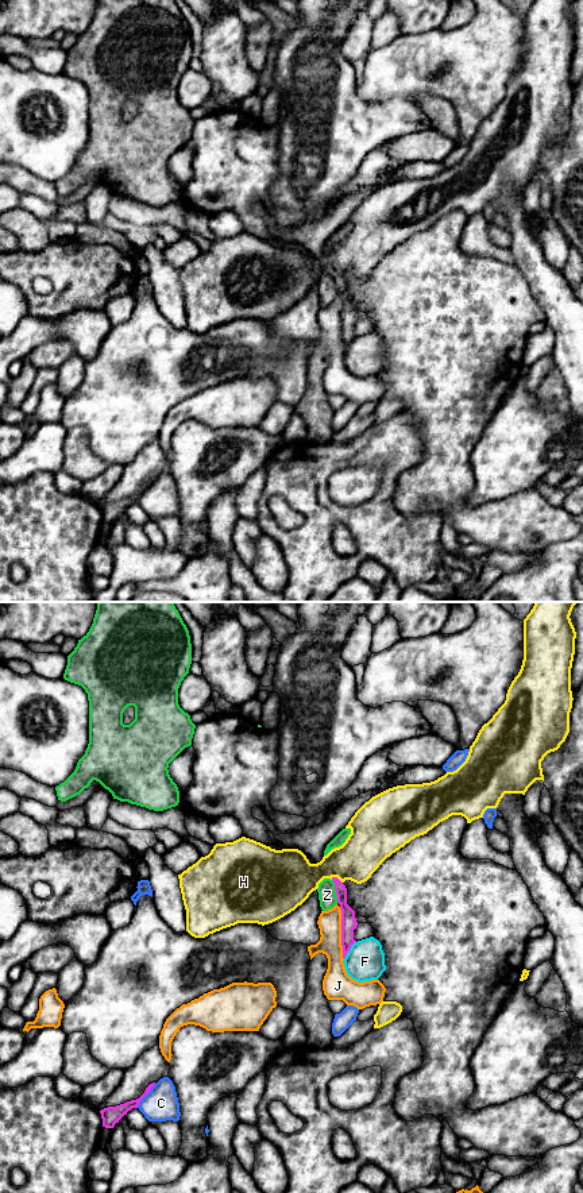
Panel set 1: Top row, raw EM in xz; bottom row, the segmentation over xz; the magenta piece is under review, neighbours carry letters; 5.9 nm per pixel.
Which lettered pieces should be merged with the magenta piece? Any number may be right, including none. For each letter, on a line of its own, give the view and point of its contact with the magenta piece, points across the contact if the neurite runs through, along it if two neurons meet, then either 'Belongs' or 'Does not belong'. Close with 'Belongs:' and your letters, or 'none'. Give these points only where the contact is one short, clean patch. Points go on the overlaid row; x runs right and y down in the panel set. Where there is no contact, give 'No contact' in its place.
C: Touches magenta at xz (145, 1095). Does not belong
F: Touches magenta at xz (348, 950). Does not belong
H: Touches magenta at xz (336, 877). Does not belong
J: Touches magenta at xz (342, 933). Does not belong
Z: Touches magenta at xz (335, 890). Boundary: xz (332, 879), (338, 902). Does not belong
Belongs: none

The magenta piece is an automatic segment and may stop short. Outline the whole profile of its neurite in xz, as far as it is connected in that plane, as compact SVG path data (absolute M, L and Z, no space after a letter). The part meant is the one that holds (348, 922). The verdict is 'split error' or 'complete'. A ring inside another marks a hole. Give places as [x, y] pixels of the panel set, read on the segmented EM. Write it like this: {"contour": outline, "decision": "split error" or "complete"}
{"contour": "M332 877L332 880L335 883L337 903L340 904L341 910L341 946L343 946L343 958L345 958L351 946L356 942L354 939L354 930L356 928L358 922L355 918L355 911L347 904L345 885L337 877Z", "decision": "complete"}

